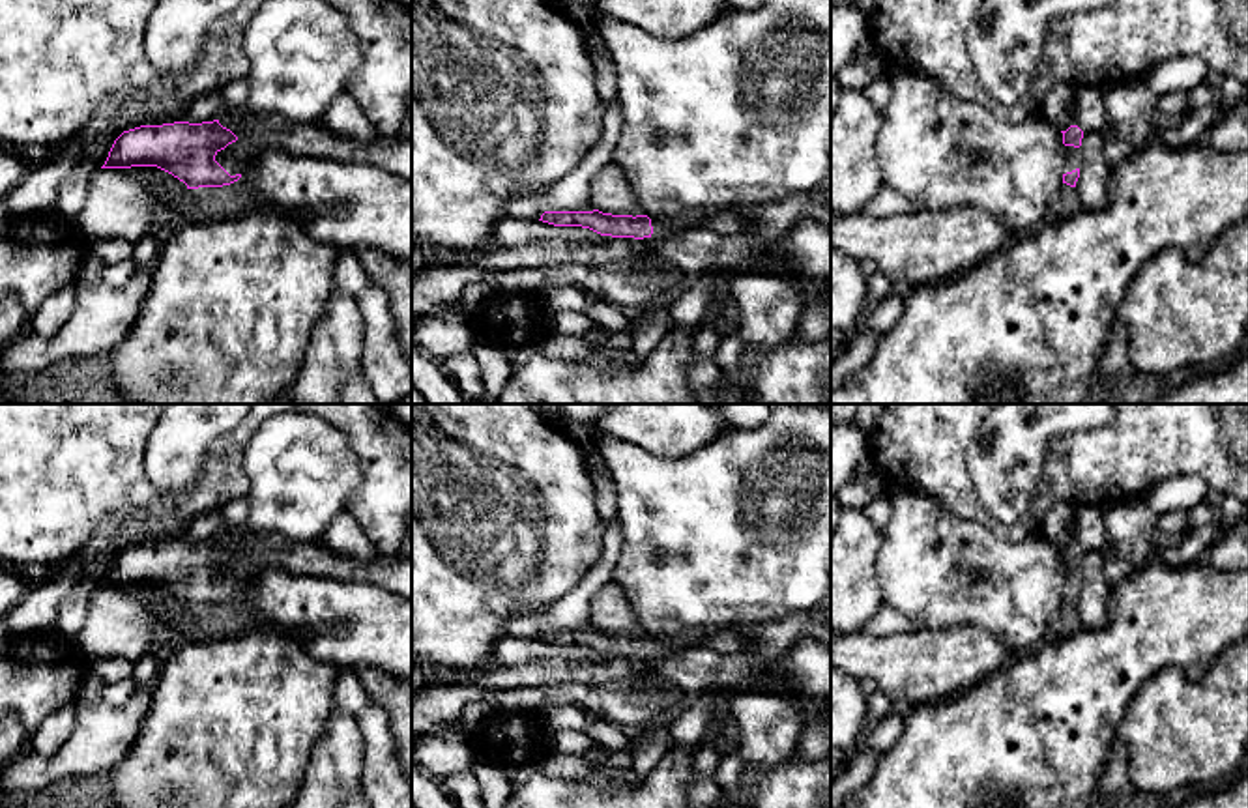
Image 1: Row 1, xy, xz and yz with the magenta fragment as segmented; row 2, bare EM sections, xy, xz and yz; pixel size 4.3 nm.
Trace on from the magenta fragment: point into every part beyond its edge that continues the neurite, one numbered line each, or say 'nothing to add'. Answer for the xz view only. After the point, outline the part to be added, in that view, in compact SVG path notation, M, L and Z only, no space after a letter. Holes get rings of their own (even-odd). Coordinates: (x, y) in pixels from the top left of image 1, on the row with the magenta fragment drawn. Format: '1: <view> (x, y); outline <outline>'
1: xz (736, 221); outline M750 209L730 211L683 211L674 217L649 217L653 234L651 238L662 238L681 230L711 230L718 236L745 234L750 226Z

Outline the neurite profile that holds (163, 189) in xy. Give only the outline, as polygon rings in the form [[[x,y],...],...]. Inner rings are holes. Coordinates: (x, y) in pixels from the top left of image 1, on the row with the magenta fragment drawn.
[[[131,166],[120,170],[140,183],[152,204],[159,209],[172,206],[189,191],[183,181],[157,166]]]

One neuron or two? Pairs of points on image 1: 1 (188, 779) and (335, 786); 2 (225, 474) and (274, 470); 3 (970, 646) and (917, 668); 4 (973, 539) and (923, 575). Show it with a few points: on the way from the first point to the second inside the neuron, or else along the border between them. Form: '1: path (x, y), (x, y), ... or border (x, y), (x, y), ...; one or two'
1: border (317, 743), (300, 788); two
2: border (257, 429), (244, 457), (246, 496); two
3: path (957, 659), (930, 664); one
4: path (962, 552), (945, 569), (936, 569); one

